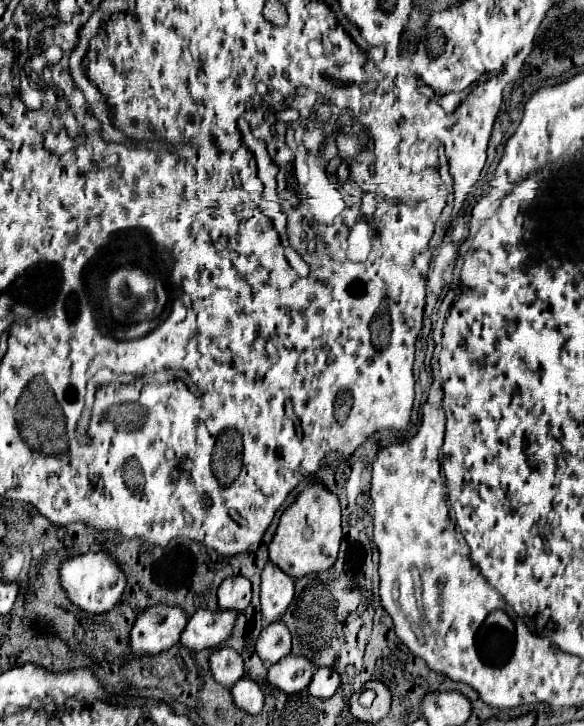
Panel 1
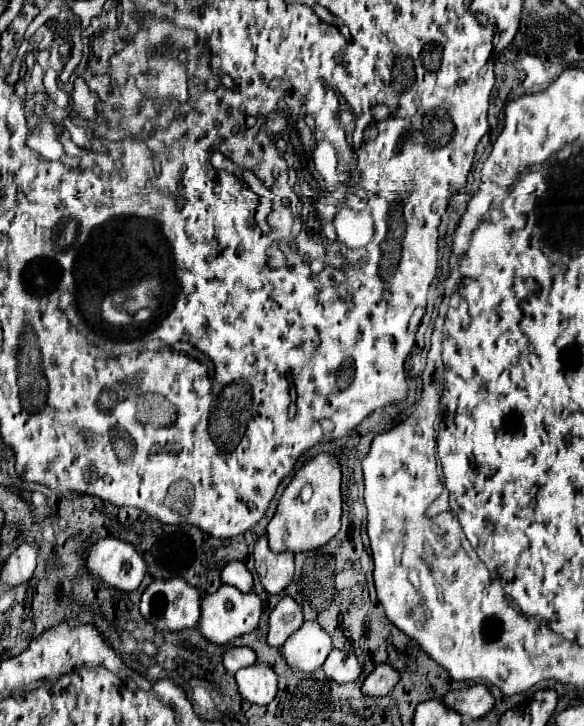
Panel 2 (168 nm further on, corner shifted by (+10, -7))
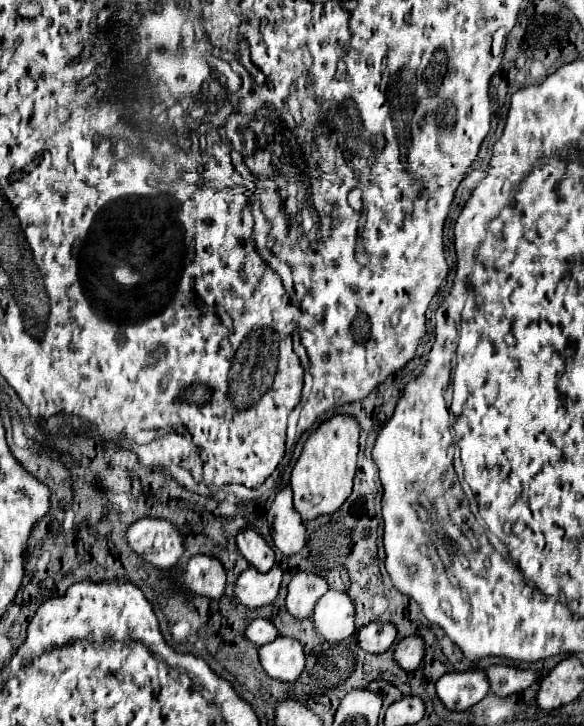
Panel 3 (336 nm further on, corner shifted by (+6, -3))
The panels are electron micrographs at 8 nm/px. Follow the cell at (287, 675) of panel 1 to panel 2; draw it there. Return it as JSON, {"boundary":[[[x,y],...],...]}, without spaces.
{"boundary":[[[304,621],[304,625],[282,645],[288,665],[300,671],[314,671],[322,667],[330,651],[332,635],[318,621]]]}

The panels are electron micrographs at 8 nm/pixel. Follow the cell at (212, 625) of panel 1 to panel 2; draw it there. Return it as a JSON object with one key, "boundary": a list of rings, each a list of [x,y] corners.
{"boundary":[[[222,585],[216,593],[204,597],[202,617],[198,621],[198,627],[200,627],[200,633],[208,641],[224,645],[224,643],[228,643],[230,639],[234,639],[238,635],[254,631],[258,627],[260,615],[262,615],[262,599],[260,599],[260,595],[256,591],[248,591],[246,595],[242,595],[242,591],[238,591],[236,587]]]}

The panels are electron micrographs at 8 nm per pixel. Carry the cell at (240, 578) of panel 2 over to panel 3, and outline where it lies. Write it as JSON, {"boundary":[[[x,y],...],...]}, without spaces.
{"boundary":[[[240,531],[236,537],[236,547],[240,555],[254,567],[256,571],[270,571],[274,565],[274,549],[254,531]]]}

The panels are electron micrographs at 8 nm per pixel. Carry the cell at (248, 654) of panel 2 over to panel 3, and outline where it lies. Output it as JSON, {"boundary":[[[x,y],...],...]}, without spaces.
{"boundary":[[[256,619],[248,625],[246,629],[246,639],[254,645],[254,647],[262,647],[266,643],[272,643],[276,639],[276,631],[274,631],[274,625],[266,619]]]}

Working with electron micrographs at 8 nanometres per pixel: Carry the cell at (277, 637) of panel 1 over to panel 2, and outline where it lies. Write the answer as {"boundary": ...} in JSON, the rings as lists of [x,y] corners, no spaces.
{"boundary":[[[284,595],[280,603],[270,613],[270,629],[268,629],[268,643],[272,647],[282,647],[282,643],[304,623],[302,605],[290,597]]]}

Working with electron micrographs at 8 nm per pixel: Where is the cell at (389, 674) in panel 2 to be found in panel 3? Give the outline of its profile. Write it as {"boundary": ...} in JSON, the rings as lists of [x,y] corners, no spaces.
{"boundary":[[[418,635],[406,637],[394,647],[394,663],[404,671],[418,669],[422,657],[424,657],[424,643]]]}

